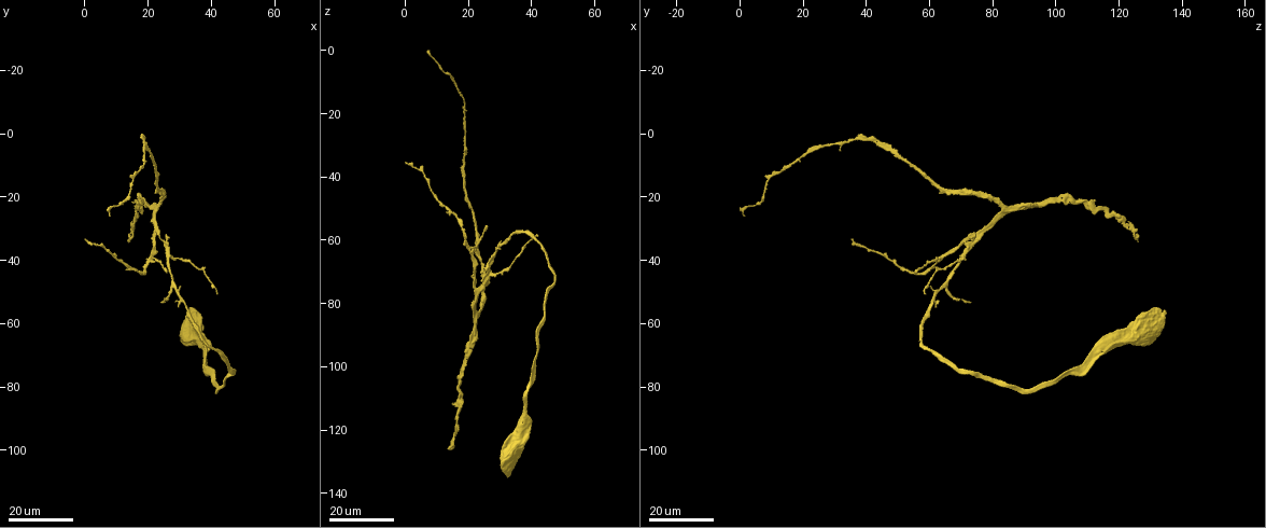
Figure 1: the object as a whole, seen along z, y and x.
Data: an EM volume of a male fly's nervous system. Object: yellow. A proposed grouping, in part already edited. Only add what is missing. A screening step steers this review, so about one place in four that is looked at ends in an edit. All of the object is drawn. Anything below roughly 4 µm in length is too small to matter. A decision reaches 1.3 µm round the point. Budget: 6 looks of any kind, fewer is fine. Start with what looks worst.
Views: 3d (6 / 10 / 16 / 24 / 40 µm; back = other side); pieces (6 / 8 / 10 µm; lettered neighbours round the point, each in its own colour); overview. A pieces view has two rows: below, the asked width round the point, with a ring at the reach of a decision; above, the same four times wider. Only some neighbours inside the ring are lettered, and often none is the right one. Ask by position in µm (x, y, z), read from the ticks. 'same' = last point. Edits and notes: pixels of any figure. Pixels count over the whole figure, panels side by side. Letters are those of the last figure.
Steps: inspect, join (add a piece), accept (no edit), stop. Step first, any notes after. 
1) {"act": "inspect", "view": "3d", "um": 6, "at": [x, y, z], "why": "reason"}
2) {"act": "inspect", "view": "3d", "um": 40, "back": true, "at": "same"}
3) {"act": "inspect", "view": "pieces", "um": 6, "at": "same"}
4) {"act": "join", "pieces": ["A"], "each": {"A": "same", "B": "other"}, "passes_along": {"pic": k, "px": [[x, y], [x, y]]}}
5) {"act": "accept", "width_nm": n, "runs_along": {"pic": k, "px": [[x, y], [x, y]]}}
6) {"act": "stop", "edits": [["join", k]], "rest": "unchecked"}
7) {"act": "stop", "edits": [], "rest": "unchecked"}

{"act": "inspect", "view": "3d", "um": 24, "at": [25, 31, 75], "why": "free end"}

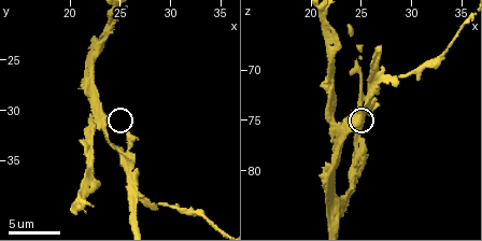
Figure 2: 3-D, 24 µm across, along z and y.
{"act": "inspect", "view": "pieces", "um": 10, "at": [25.8, 32.0, 74.6]}

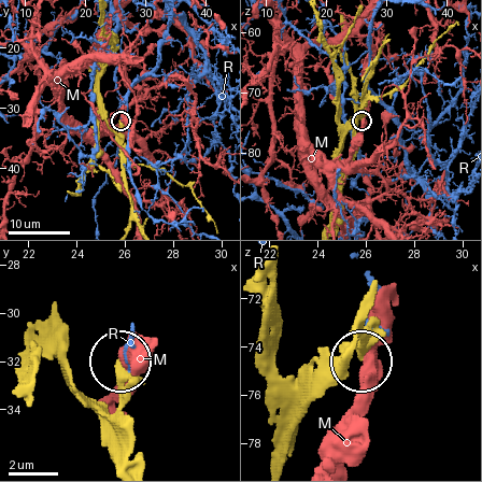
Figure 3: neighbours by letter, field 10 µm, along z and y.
{"act": "accept", "width_nm": 320, "each": {"M": "other", "R": "other"}, "found": "none of them fits"}

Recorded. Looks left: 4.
{"act": "inspect", "view": "3d", "um": 16, "at": [25, 53, 73], "why": "an open end"}

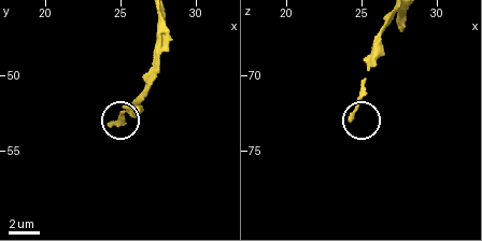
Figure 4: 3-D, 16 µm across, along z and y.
{"act": "inspect", "view": "pieces", "um": 6, "at": [24.4, 53.2, 72.8]}

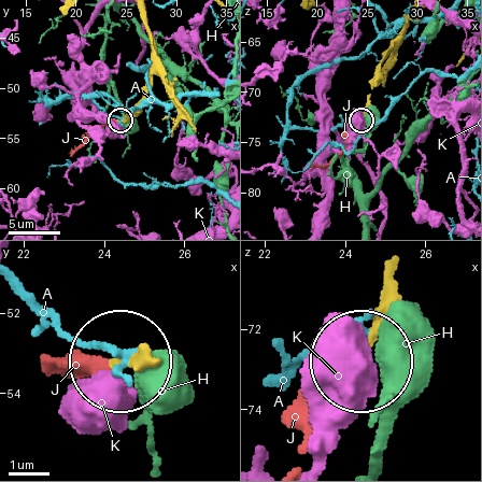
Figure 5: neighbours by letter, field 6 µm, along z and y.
{"act": "join", "pieces": ["J"], "each": {"A": "other", "H": "other", "J": "same", "K": "other"}, "passes_along": {"pic": 5, "px": [[141, 350], [79, 370]]}, "found": "it goes on there"}

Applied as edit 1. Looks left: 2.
{"act": "stop", "edits": [["join", 5]], "rest": "unchecked"}

